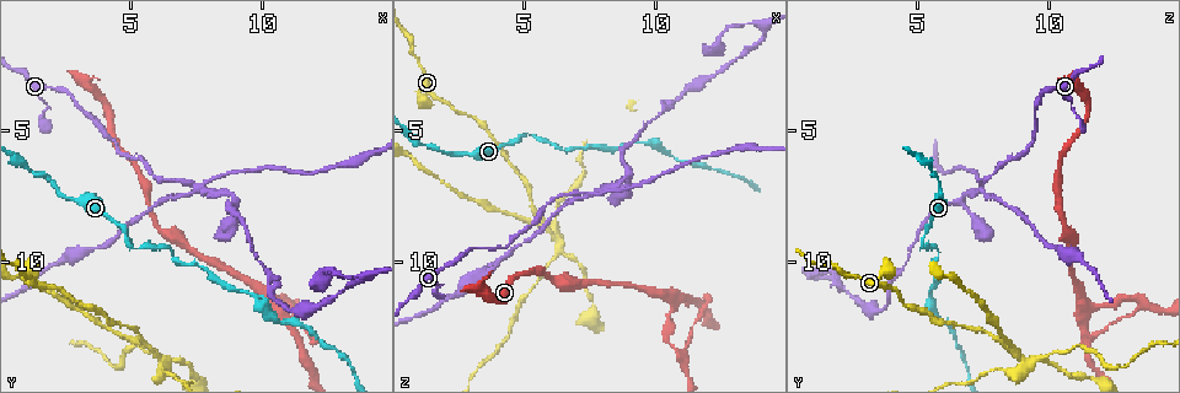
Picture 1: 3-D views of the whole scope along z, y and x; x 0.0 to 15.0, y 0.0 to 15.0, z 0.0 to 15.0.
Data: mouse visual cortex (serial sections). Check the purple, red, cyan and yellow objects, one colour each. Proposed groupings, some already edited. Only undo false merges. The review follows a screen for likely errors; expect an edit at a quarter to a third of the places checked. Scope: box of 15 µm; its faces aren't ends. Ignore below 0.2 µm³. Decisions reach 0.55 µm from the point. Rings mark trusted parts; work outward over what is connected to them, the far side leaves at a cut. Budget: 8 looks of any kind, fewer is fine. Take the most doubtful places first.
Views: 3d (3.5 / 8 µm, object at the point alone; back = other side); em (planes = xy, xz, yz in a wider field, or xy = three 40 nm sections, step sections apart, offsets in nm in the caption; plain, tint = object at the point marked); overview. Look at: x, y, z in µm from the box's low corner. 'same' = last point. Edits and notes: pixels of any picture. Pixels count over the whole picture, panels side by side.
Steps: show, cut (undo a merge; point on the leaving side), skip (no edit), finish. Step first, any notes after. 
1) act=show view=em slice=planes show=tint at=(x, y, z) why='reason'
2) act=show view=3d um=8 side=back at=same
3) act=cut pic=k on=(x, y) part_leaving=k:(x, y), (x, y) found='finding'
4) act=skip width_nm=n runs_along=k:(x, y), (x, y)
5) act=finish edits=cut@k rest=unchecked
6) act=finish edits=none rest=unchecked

act=show view=3d um=3.5 at=(7.6, 7.1, 7.4) why='four arms meet'

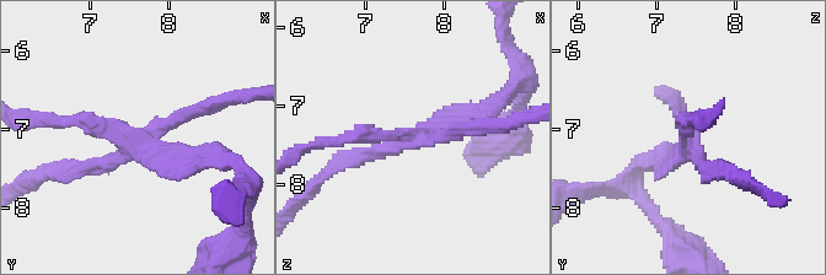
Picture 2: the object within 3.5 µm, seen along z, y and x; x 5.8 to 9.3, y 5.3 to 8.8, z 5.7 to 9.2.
act=show view=em slice=planes show=tint at=(7.55, 7.15, 7.40) arms=4 arm_widths_nm=200,200,200,200

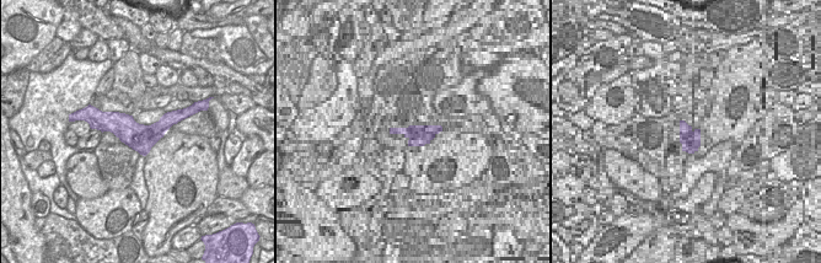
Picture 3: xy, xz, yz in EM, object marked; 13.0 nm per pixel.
act=show view=em slice=xy step=2 show=tint at=same why='cut it another way'

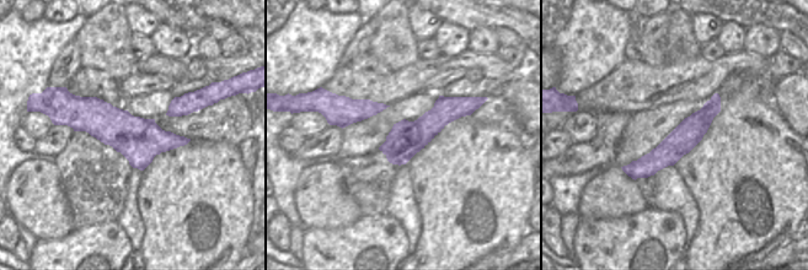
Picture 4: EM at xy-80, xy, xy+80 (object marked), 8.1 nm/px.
act=cut pic=2 on=(81, 171) width_nm=280 border=4:(418, 122), (383, 151) found='two cells meet here'

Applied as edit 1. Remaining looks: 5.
act=show view=overview why='see it whole again'

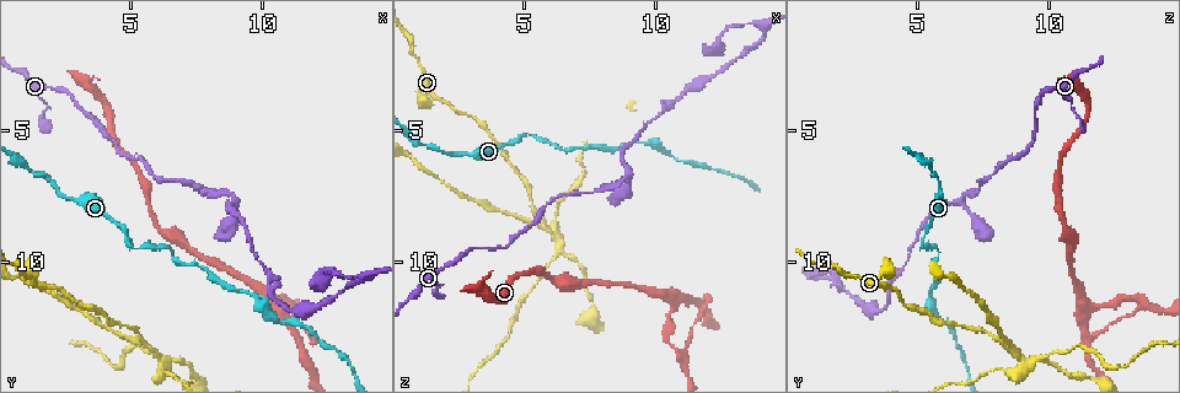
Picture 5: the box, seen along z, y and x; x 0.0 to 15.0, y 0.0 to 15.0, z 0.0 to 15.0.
act=show view=3d um=3.5 at=(5.2, 9.6, 5.1) why='sharp bend'

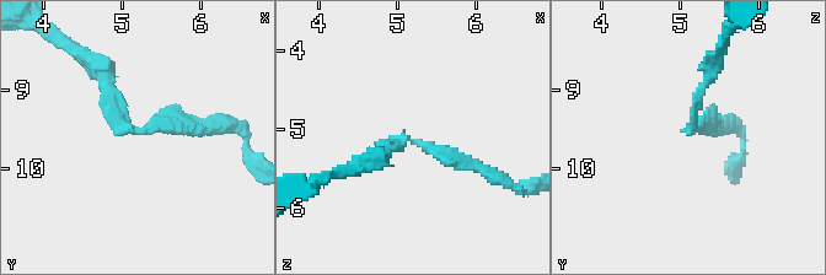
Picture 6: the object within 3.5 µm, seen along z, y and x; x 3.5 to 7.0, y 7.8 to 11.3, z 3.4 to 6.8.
act=show view=em slice=xy step=3 show=tint at=(5.25, 9.50, 5.10) arm_widths_nm=150,200

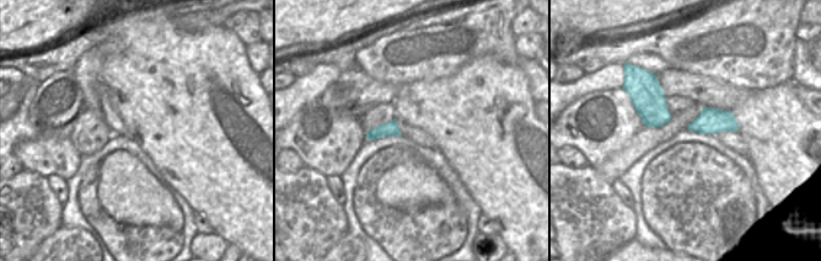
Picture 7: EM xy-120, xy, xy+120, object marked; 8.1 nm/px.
act=skip runs_along=6:(100, 68), (127, 128), (209, 124) found='one cell here'

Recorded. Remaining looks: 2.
act=show view=3d um=3.5 at=(10.5, 11.6, 11.4) why='side arm on a straight run'

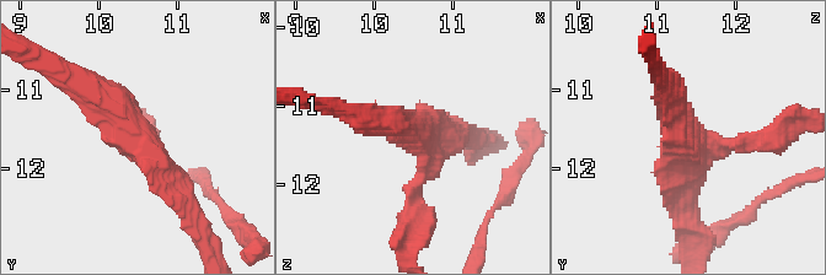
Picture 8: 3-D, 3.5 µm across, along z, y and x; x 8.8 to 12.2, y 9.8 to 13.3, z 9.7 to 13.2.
act=show view=em slice=planes show=tint at=(10.55, 11.65, 11.35) arms=3 arm_widths_nm=200,300,400 why='need the tissue'

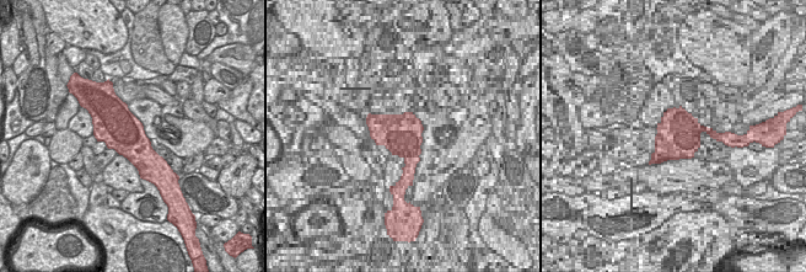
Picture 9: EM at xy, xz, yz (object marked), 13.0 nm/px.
act=skip width_nm=550 runs_along=8:(359, 117), (423, 147), (416, 211) found='continuous, no second cell'

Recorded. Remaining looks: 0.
act=finish edits=cut@2 rest=unchecked

